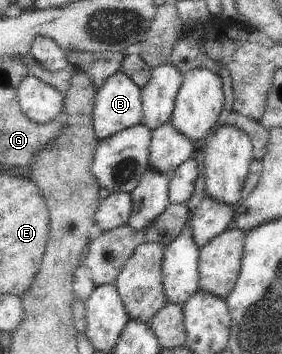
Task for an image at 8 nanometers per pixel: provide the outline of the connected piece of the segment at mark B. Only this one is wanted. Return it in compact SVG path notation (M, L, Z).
M123 72L112 75L96 91L94 132L99 142L141 121L141 88Z

